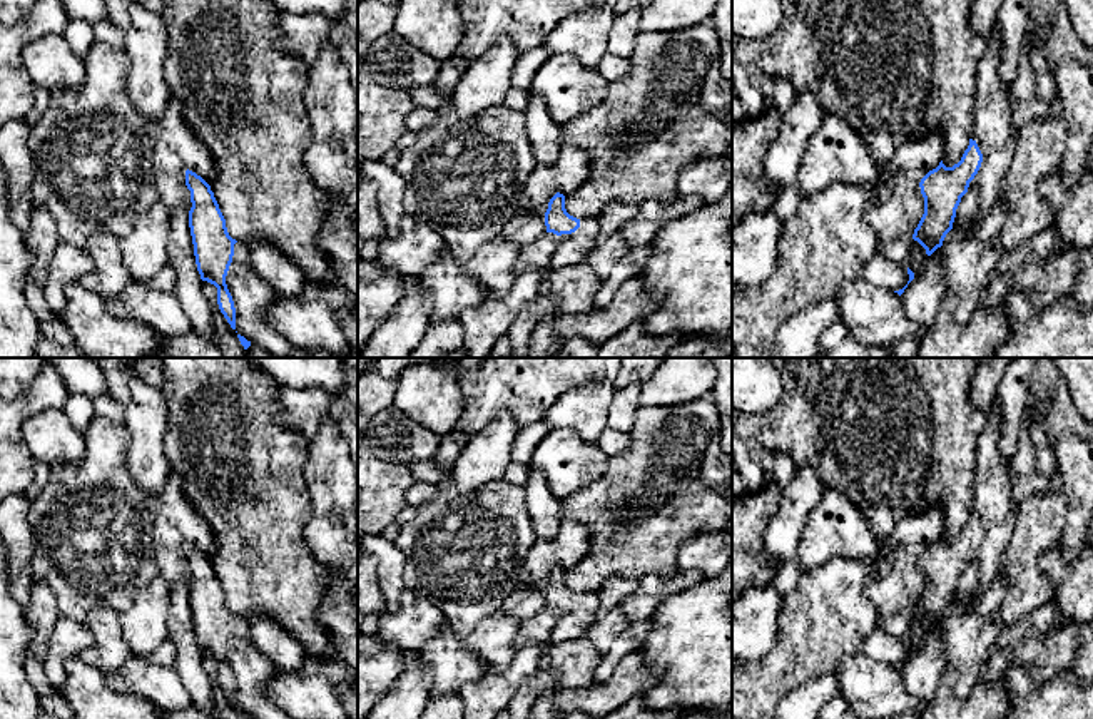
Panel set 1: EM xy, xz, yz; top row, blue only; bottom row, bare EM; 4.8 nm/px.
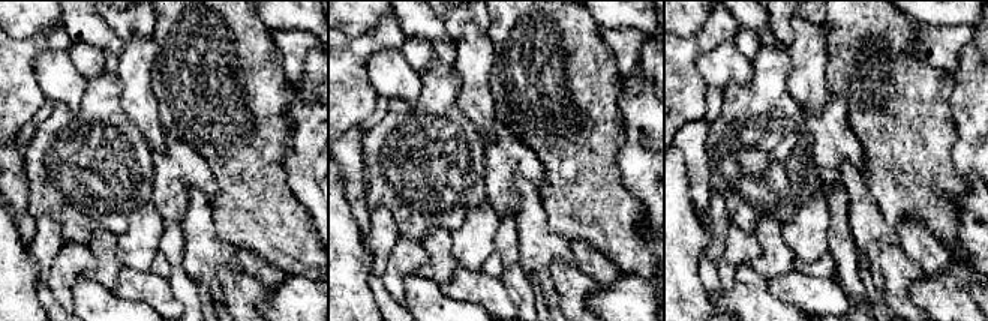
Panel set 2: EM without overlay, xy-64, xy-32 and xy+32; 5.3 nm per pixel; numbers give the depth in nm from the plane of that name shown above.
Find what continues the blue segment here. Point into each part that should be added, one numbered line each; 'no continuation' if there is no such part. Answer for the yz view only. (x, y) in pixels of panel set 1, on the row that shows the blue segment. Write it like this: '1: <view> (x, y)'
1: yz (991, 127)

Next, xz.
1: xz (572, 248)

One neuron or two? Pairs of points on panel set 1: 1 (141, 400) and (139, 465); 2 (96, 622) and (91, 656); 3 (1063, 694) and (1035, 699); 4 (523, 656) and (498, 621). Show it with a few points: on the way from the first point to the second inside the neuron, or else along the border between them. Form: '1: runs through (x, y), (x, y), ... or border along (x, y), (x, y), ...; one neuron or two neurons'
1: runs through (141, 417), (141, 448); one neuron
2: runs through (99, 631), (99, 647); one neuron
3: runs through (1057, 699), (1042, 699); one neuron
4: border along (517, 649), (505, 668), (482, 671); two neurons

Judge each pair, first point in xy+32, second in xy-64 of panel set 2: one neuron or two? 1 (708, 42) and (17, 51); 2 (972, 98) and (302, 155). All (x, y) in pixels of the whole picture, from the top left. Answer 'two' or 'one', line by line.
1: one
2: one

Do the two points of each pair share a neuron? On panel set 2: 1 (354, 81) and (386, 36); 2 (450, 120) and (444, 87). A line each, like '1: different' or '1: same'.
1: same
2: same

